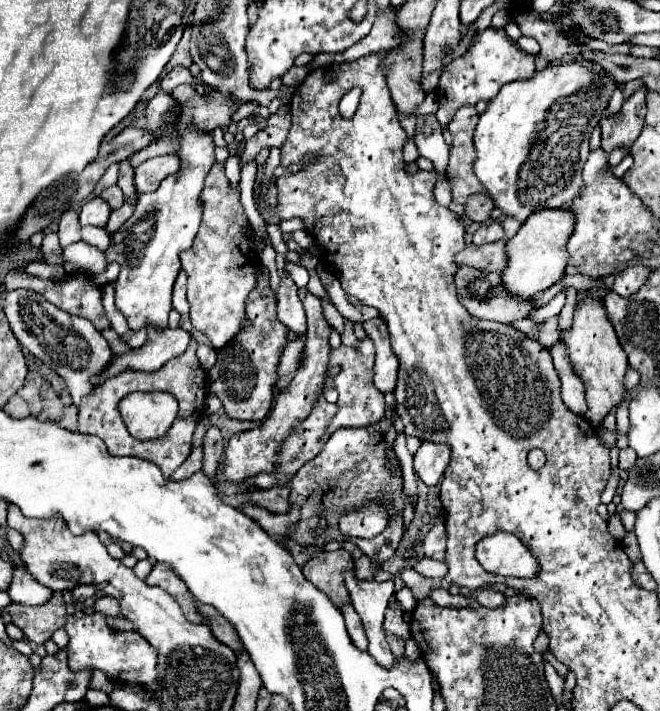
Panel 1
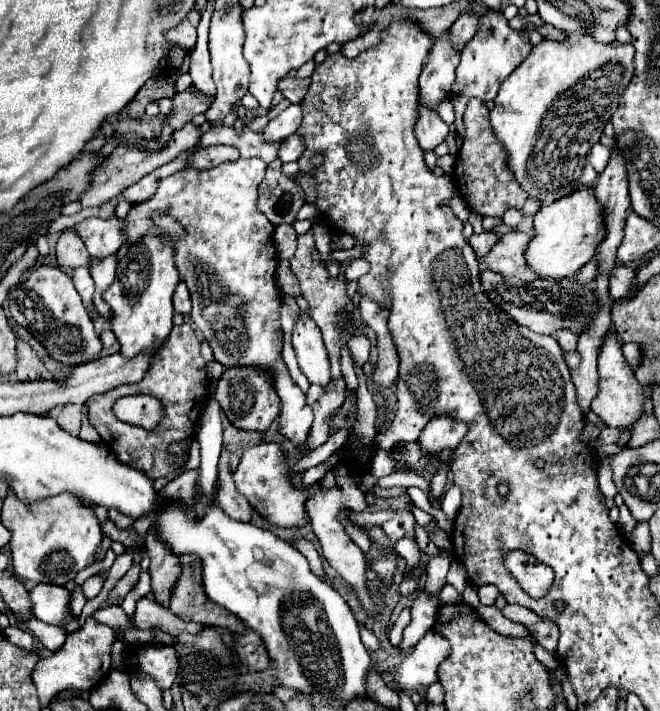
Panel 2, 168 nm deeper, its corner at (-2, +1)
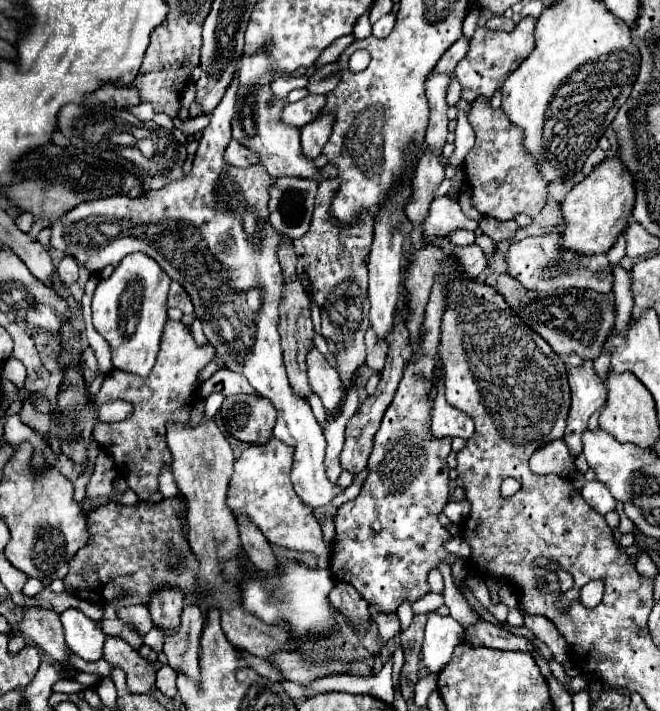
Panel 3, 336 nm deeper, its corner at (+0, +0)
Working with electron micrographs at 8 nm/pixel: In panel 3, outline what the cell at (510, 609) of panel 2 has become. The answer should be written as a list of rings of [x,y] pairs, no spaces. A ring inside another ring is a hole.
[[[524,615],[524,625],[530,627],[536,633],[536,637],[550,647],[550,651],[558,663],[568,661],[568,645],[564,647],[566,641],[556,631],[556,625],[550,619],[546,619],[542,615]]]

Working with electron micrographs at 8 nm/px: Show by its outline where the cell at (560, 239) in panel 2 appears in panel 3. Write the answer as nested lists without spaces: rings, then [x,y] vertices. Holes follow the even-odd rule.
[[[608,157],[592,173],[578,183],[562,201],[562,213],[566,219],[566,229],[562,231],[562,247],[596,255],[606,253],[618,239],[618,235],[626,229],[628,219],[634,209],[634,179],[626,171],[626,165],[620,157]]]

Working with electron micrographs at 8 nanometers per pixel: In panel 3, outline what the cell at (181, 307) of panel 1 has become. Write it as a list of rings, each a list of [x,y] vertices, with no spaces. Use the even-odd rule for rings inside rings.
[[[172,281],[172,285],[170,285],[168,305],[182,309],[184,315],[190,315],[190,313],[194,311],[194,305],[192,305],[192,301],[190,301],[190,295],[186,293],[186,289],[184,289],[178,281]]]

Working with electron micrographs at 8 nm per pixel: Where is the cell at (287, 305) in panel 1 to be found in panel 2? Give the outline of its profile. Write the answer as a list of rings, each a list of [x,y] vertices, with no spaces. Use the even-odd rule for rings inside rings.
[[[302,312],[294,324],[292,346],[294,346],[302,374],[312,384],[320,384],[320,386],[328,384],[328,380],[330,380],[328,352],[322,344],[320,328],[316,326],[316,322],[306,312]]]

